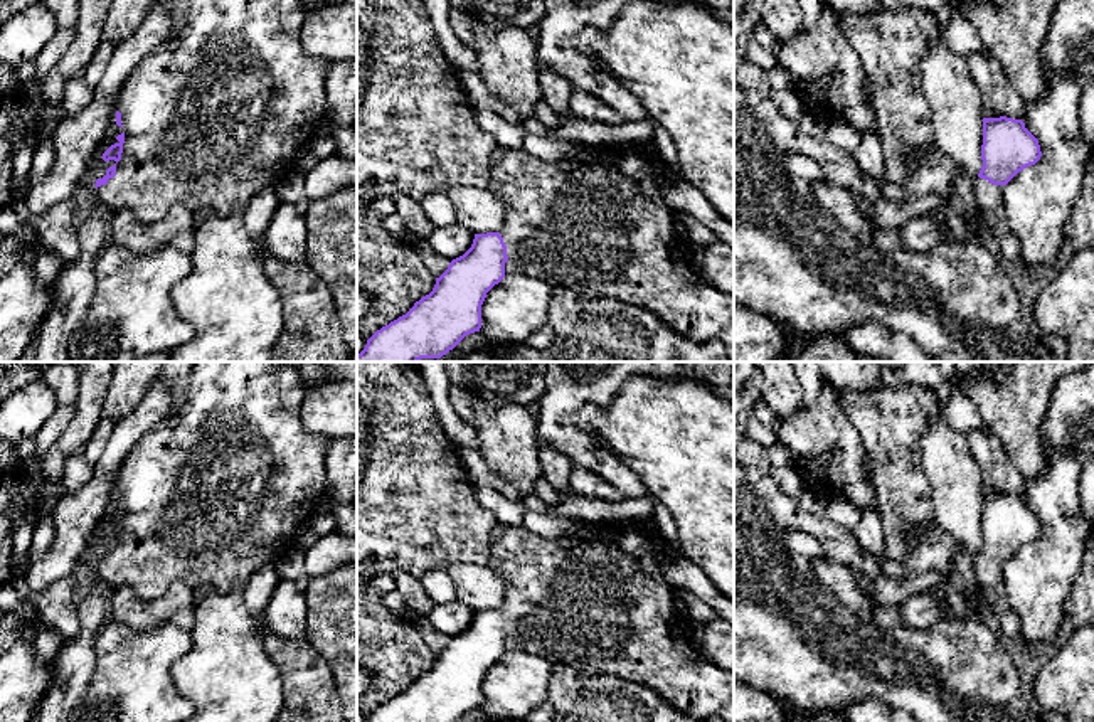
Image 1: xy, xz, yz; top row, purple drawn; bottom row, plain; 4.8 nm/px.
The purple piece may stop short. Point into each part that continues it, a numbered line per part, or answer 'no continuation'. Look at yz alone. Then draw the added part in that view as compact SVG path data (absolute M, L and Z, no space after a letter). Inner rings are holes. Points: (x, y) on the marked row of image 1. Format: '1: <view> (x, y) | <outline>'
1: yz (988, 197) | M985 178L975 180L975 200L985 215L998 215L1001 210L1001 185L993 185Z

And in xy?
1: xy (223, 108) | M189 0L183 25L136 66L118 93L123 153L116 175L98 187L108 210L130 210L145 224L162 220L177 202L192 214L231 214L242 212L259 190L276 187L327 118L325 79L333 62L303 49L303 22L301 0Z

